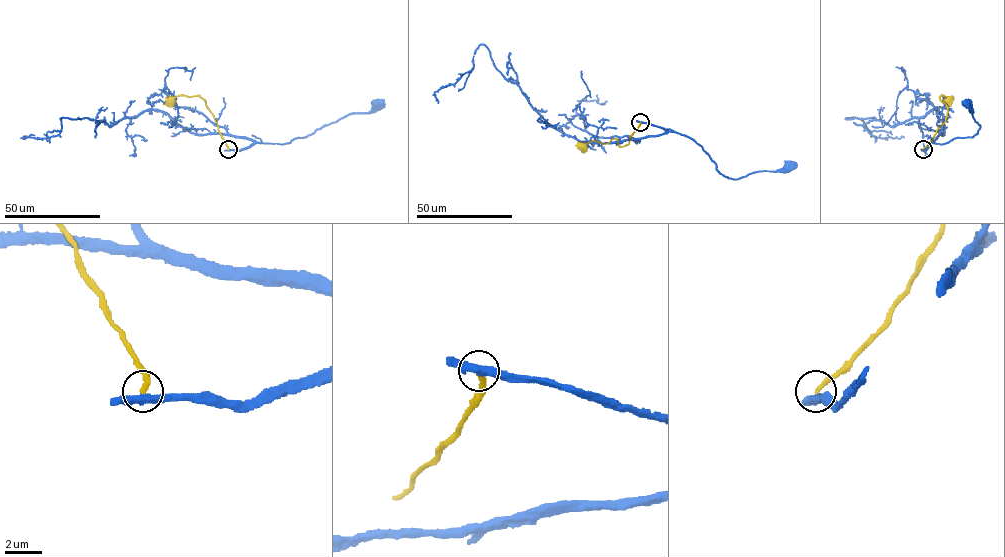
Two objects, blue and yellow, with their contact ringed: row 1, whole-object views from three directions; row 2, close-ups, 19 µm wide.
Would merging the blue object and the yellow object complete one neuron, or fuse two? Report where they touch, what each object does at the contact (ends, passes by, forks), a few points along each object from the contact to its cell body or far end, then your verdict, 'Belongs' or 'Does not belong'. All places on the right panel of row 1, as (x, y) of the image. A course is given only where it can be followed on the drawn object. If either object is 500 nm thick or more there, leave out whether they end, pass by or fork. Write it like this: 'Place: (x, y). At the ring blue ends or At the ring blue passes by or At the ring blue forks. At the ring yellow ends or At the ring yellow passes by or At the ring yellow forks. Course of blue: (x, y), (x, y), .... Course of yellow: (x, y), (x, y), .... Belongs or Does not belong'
Place: (923, 149). At the ring blue passes by. At the ring yellow ends. Course of blue: (923, 149), (932, 142), (947, 143), (977, 133), (979, 125), (973, 118), (969, 104). Course of yellow: (923, 149), (945, 121), (947, 107), (940, 96), (950, 99), (949, 101). Does not belong

